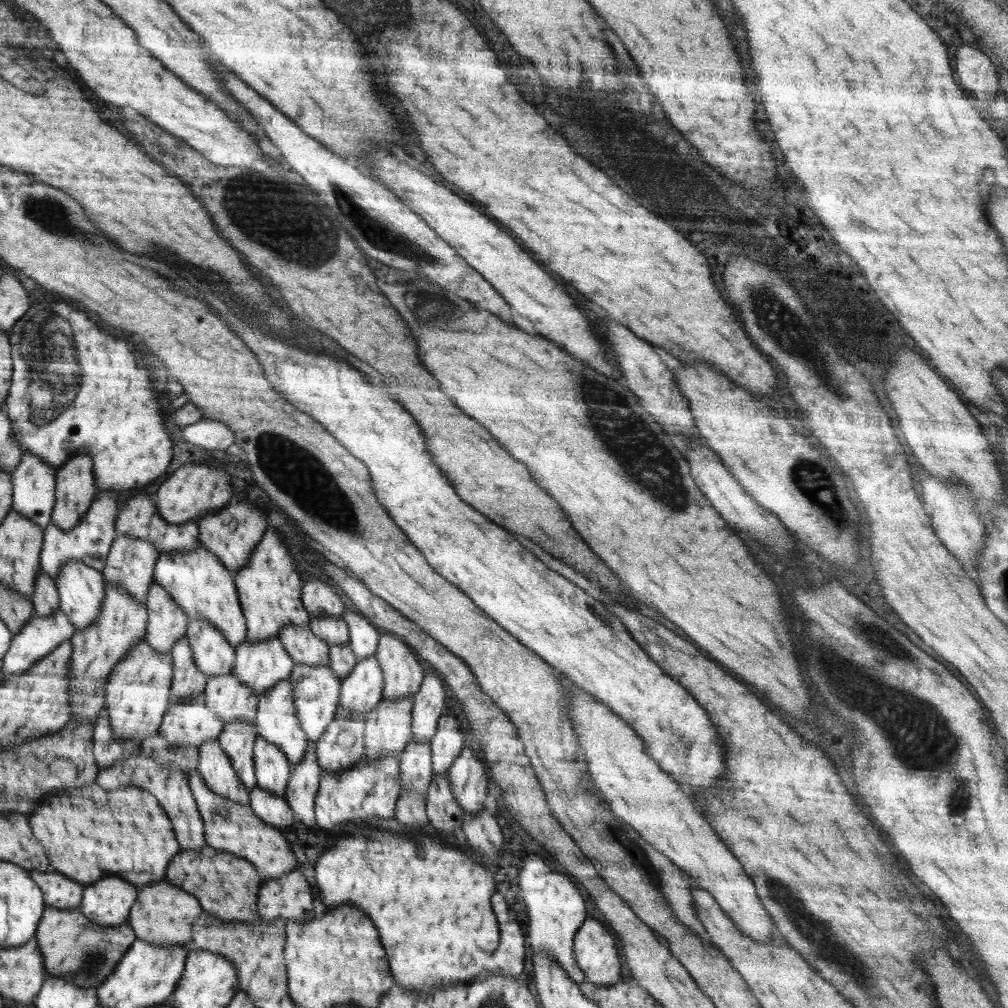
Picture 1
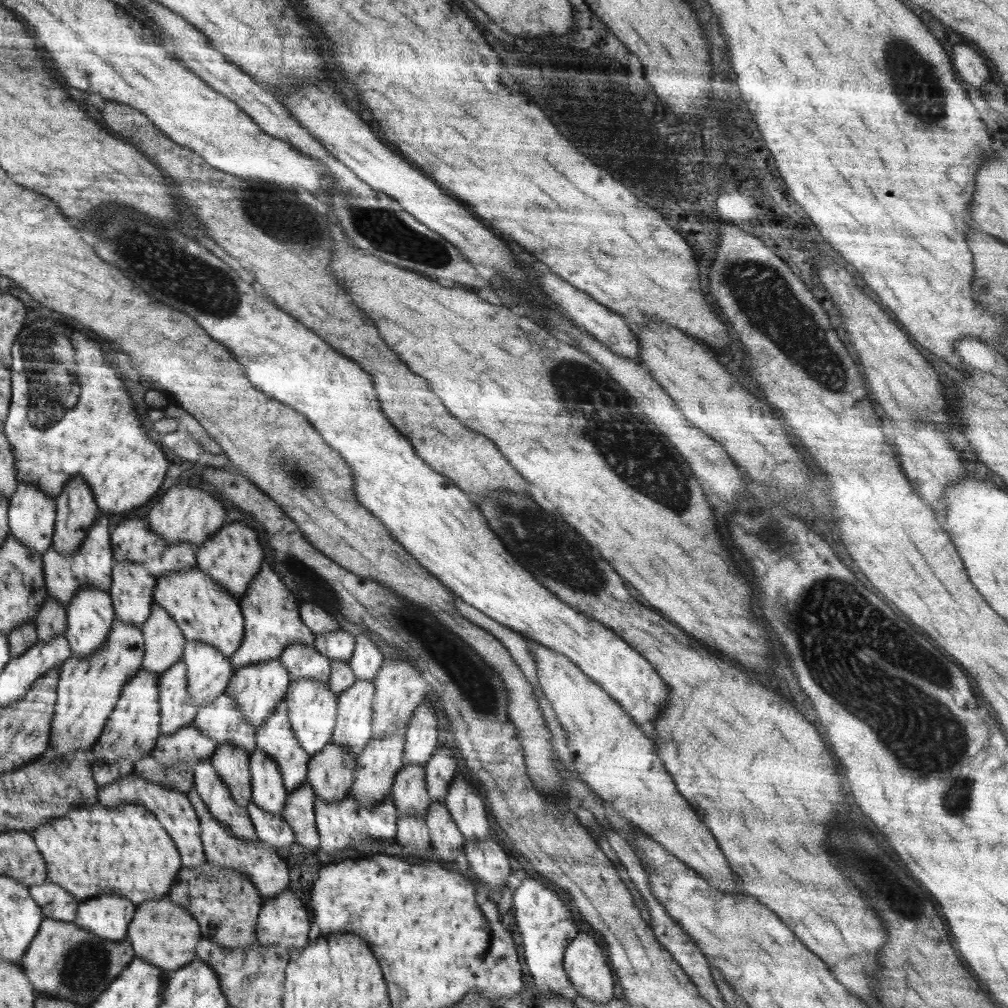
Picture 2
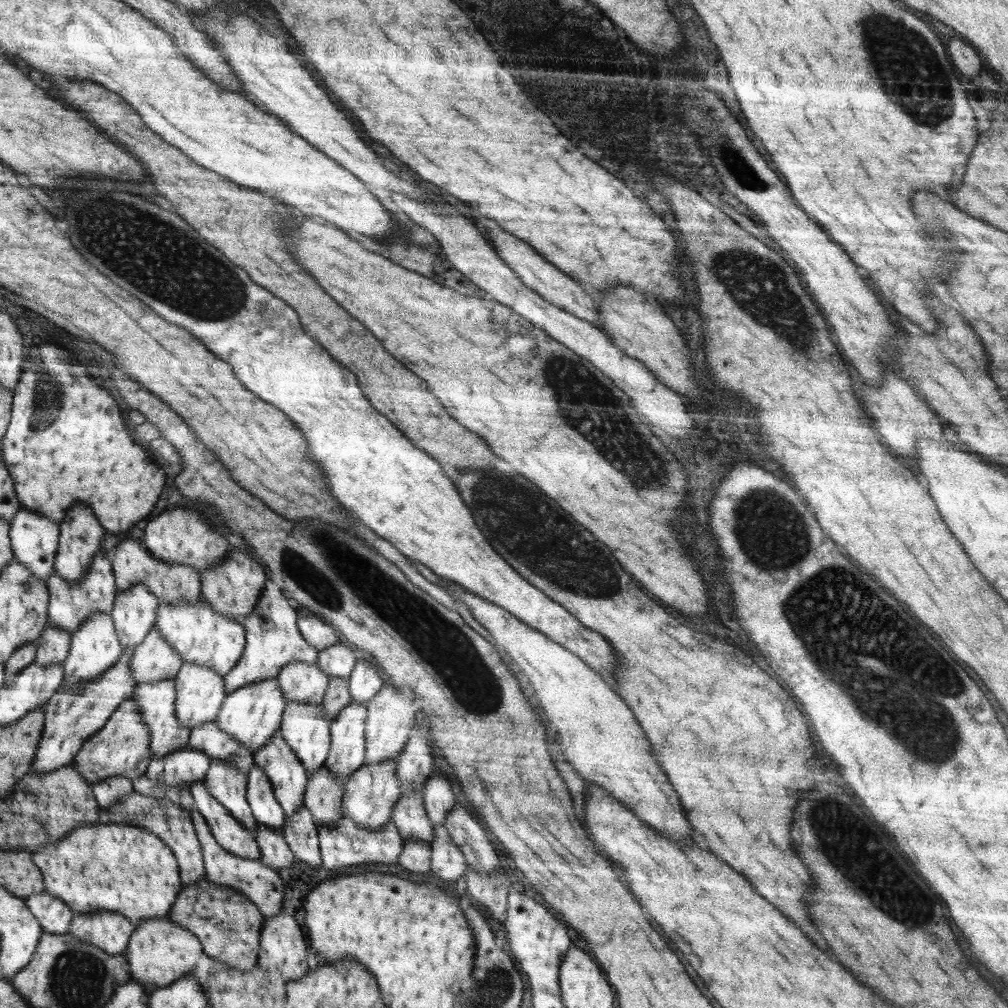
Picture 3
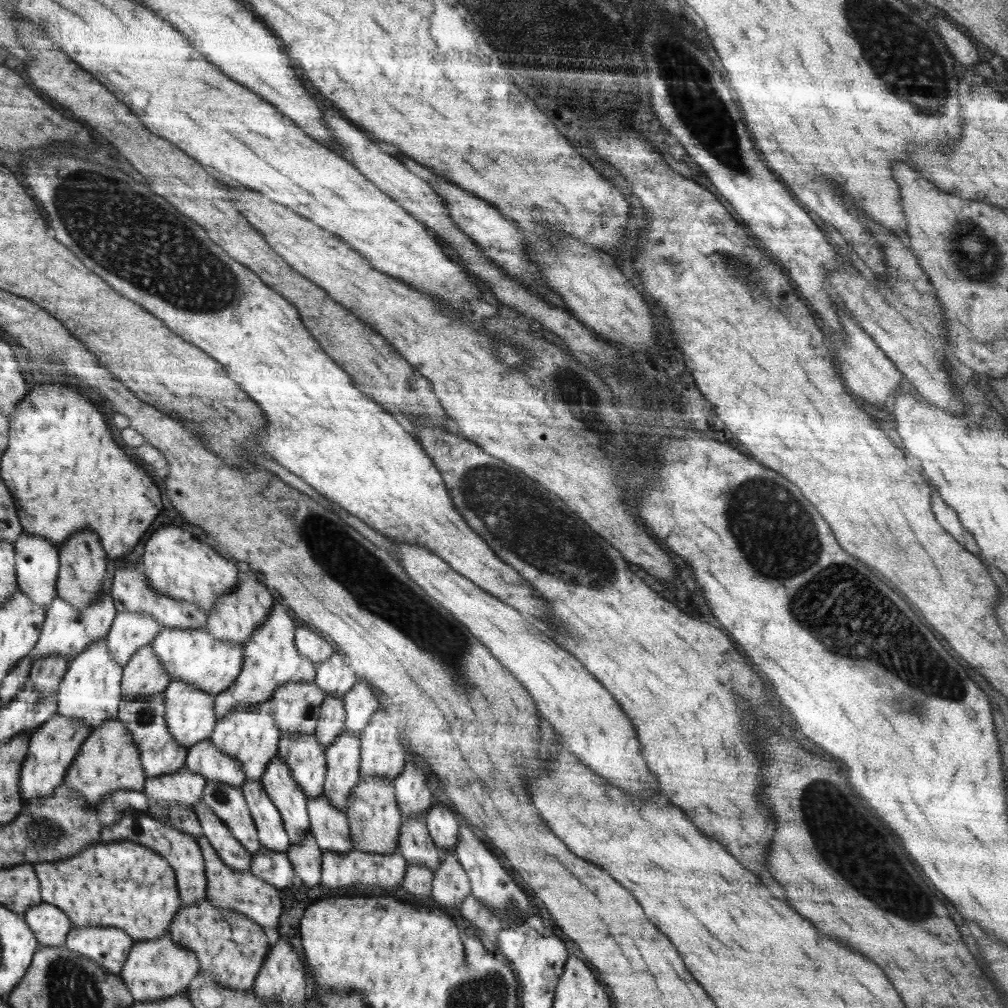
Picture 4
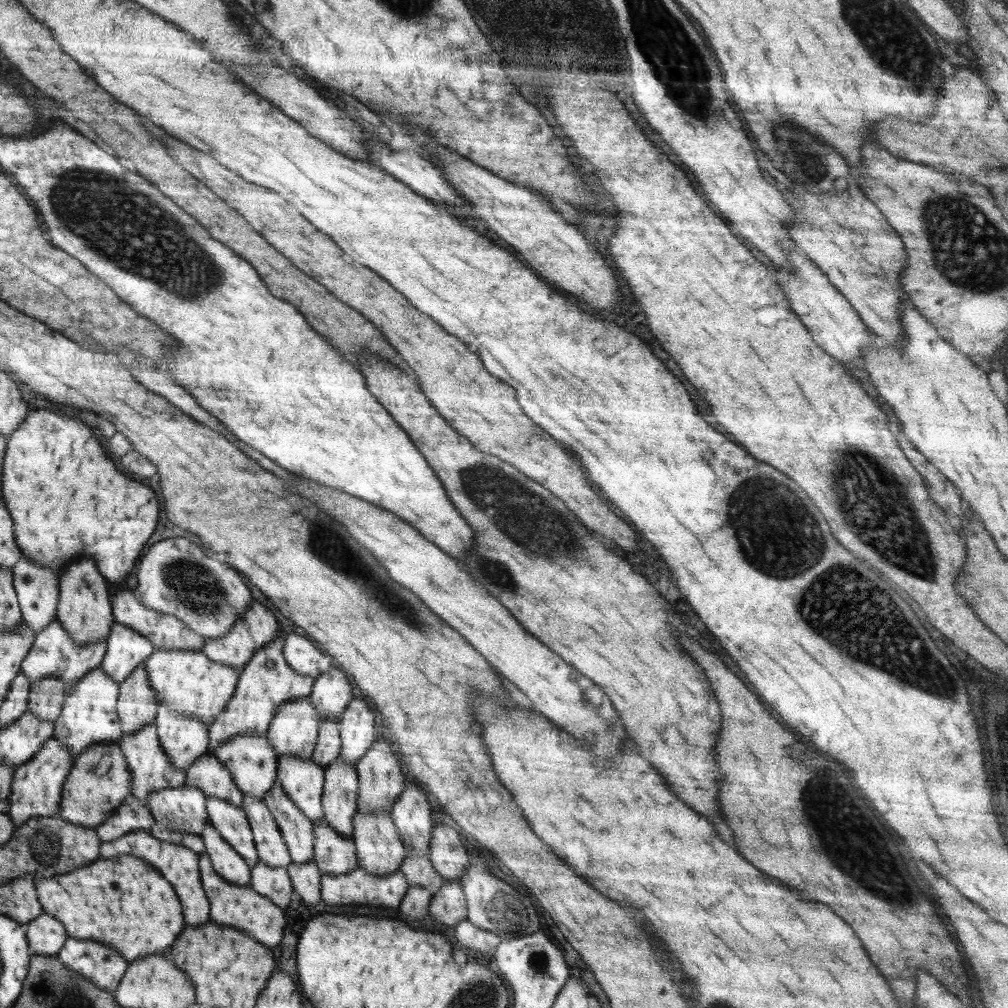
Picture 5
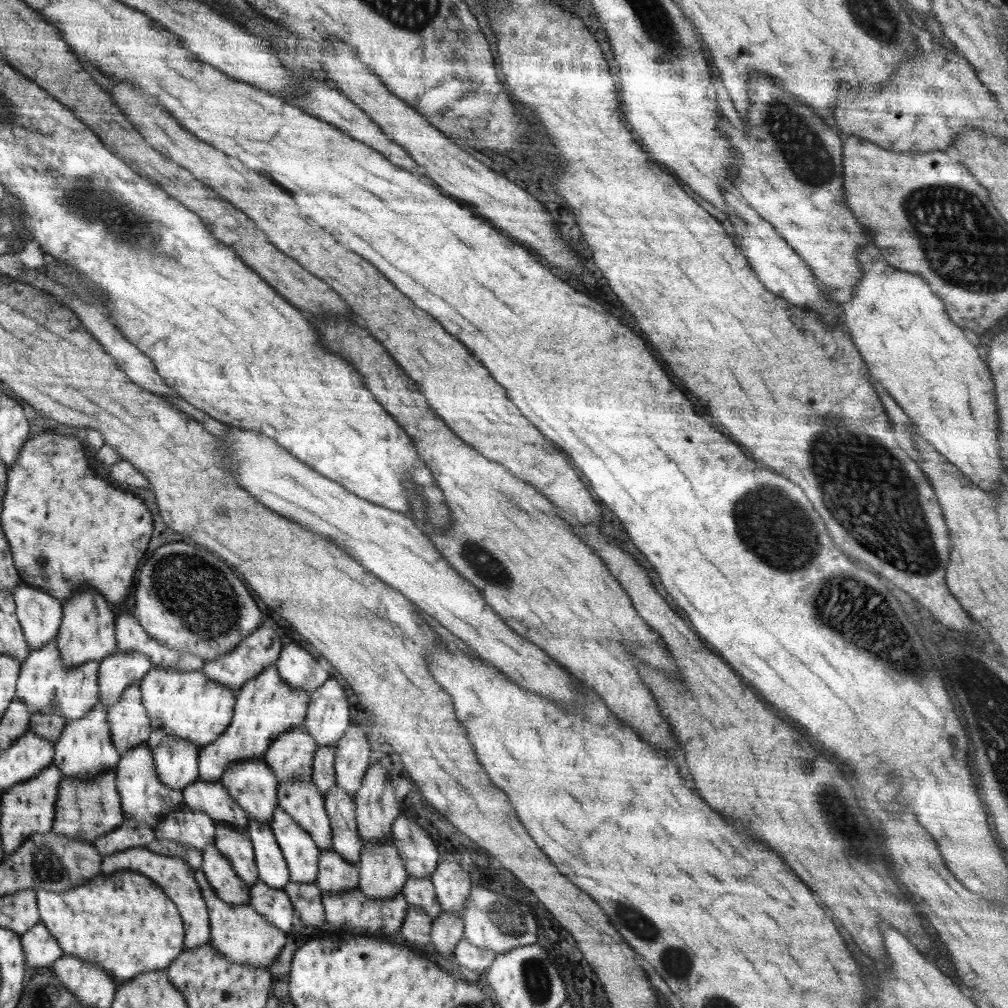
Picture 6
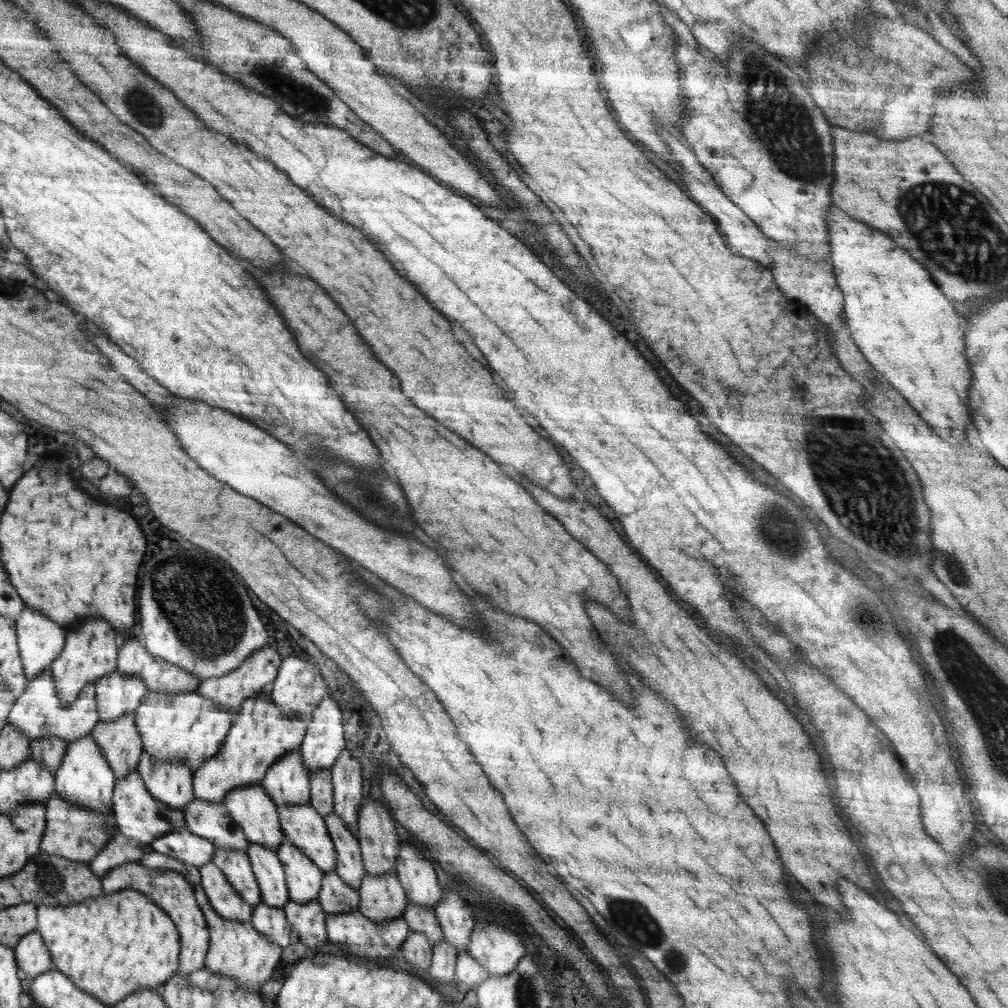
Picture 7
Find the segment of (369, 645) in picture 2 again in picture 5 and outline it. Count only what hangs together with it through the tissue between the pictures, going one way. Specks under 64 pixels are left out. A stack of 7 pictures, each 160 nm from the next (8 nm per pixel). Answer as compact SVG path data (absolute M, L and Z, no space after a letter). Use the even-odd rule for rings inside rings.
M352 697L337 725L341 736L339 756L355 766L357 760L366 754L367 748L378 737L374 731L374 715L363 697Z

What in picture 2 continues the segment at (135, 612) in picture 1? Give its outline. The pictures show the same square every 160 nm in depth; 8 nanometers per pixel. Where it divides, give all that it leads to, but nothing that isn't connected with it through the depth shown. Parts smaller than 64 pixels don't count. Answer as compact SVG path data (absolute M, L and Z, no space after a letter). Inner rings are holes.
M115 618L110 638L106 646L87 658L78 658L75 654L62 664L59 671L58 702L55 704L54 722L51 723L51 744L57 753L67 754L74 750L89 751L103 734L107 720L114 712L119 702L122 690L143 666L143 656L146 654L146 641L143 639L143 629L124 624Z

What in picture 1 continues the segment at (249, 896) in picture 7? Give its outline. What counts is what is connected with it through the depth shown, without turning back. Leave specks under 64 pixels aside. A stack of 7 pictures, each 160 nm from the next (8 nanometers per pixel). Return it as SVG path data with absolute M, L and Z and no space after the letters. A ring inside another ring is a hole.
M236 719L234 723L223 725L222 732L217 737L240 780L250 792L257 785L253 755L254 743L258 737L255 722Z

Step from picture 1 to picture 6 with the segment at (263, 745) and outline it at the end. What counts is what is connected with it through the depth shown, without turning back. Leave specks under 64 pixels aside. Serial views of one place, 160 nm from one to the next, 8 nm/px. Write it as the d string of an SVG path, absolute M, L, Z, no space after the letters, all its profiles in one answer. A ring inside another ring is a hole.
M251 820L249 838L255 854L259 882L275 889L286 887L290 882L288 867L269 826Z

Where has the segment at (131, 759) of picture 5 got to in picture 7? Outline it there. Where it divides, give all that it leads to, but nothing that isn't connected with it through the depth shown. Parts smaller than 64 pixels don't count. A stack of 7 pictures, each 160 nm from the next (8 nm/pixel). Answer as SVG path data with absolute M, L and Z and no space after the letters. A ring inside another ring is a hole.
M138 766L136 770L126 776L126 779L118 779L114 786L114 812L115 823L119 834L128 838L134 838L145 847L149 846L160 836L168 834L168 831L178 830L186 826L184 813L181 810L170 810L167 804L155 799L146 788L140 776Z

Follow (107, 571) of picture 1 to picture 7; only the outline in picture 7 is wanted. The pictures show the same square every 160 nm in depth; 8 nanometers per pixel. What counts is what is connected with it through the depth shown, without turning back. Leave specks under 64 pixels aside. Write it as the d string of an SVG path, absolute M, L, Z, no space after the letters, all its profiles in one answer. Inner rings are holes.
M111 672L95 682L100 720L108 722L136 710L148 692L140 677Z

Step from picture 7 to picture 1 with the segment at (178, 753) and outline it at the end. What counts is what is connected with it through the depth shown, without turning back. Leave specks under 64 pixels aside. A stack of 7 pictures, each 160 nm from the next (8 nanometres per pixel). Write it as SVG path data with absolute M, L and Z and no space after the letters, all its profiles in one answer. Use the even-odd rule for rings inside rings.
M200 542L195 551L178 555L159 555L153 571L154 581L171 593L172 600L187 612L190 619L202 618L210 621L234 648L246 640L247 626L232 574L223 561L200 546Z

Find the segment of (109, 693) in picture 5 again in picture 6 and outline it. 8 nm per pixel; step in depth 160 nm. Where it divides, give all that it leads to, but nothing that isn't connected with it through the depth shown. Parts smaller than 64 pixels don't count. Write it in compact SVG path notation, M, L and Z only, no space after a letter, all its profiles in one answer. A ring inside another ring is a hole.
M102 701L88 715L75 722L67 722L54 744L54 763L61 772L63 779L78 779L91 781L114 771L119 764L119 751L111 737L111 727L108 724L107 704Z

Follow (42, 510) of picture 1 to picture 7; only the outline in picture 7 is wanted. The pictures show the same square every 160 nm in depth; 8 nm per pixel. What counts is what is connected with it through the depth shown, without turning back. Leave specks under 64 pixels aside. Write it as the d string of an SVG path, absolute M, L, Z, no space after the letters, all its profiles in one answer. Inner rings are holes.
M27 605L25 607L23 614L16 620L15 629L17 630L17 645L24 674L26 680L31 681L38 678L44 671L50 670L54 660L63 652L67 633L60 625L57 625L55 621L50 620L44 614L40 614L32 608L27 608Z

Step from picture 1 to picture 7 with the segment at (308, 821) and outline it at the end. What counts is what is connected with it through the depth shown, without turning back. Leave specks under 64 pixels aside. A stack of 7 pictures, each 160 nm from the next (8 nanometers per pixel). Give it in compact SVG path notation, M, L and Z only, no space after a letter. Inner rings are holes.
M288 899L283 906L288 922L292 929L298 933L300 942L312 950L322 950L327 943L327 926L325 918L327 917L320 906L318 899L308 902L297 903Z

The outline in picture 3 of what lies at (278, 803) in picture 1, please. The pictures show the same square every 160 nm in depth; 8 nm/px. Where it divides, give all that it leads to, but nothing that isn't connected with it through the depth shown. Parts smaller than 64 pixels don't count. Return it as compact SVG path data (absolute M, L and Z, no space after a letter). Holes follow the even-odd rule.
M258 824L258 826L259 832L257 832L255 840L259 844L259 849L262 850L259 861L280 874L294 862L295 856L290 852L281 830L272 830L262 824Z

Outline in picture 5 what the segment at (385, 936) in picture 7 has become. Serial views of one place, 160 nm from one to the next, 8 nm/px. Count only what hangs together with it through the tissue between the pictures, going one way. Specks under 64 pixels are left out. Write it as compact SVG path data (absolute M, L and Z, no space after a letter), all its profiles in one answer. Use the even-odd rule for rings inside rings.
M358 865L352 872L342 874L342 876L323 876L321 878L321 900L327 904L330 912L332 912L332 906L336 910L336 906L354 908L356 904L369 907L394 906L396 908L398 904L402 904L408 887L407 878L402 871L398 871L392 876L378 878L378 876L370 876L368 872L364 872L362 865Z

